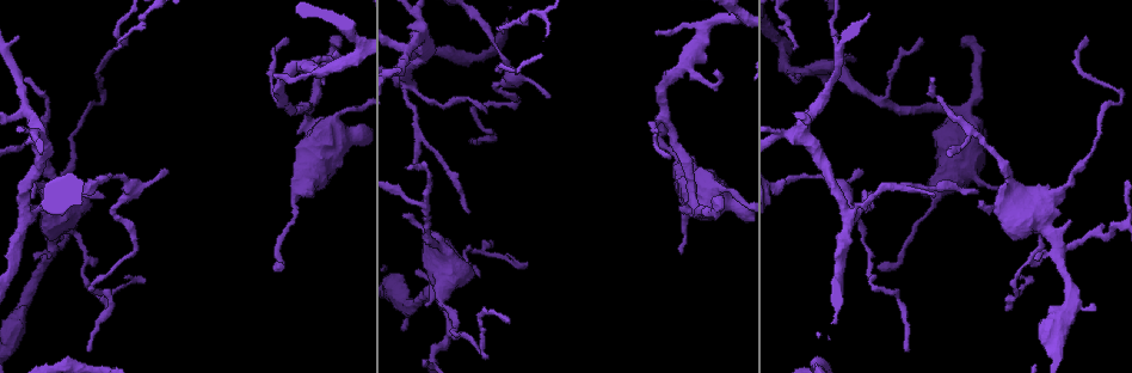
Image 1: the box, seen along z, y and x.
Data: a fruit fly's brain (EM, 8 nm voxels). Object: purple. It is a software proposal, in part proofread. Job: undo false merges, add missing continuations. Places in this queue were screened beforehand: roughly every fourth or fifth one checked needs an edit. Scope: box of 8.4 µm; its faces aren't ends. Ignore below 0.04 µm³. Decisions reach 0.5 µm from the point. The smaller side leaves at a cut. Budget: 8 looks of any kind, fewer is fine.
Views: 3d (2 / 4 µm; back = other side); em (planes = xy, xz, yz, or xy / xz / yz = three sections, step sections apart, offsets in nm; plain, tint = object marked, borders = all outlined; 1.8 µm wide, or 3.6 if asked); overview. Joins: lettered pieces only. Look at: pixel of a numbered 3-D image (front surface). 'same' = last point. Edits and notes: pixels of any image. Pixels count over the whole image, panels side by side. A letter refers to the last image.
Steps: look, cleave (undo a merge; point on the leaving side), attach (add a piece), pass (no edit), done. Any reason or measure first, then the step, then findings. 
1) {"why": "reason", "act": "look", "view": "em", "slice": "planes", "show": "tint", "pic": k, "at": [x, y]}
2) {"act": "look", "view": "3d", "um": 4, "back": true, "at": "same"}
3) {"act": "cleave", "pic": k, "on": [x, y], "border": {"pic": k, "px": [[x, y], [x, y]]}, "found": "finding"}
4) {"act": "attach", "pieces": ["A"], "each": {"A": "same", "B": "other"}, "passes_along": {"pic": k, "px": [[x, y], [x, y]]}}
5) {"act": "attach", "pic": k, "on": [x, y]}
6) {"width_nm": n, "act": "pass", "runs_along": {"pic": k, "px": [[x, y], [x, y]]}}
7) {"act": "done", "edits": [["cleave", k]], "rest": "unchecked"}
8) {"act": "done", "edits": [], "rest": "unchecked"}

{"why": "branch stops here", "act": "look", "view": "3d", "um": 2, "pic": 1, "at": [1006, 308]}

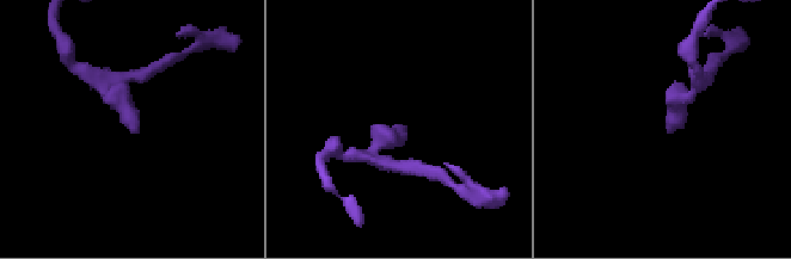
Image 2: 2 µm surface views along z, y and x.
{"act": "look", "view": "em", "um": 3.6, "slice": "yz", "step": 4, "show": "tint", "pic": 2, "at": [400, 129]}

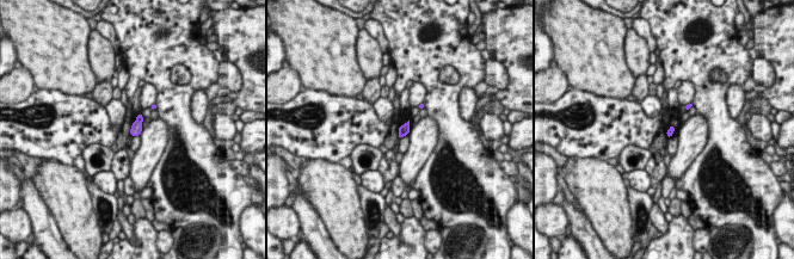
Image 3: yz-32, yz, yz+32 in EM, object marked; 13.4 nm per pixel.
{"why": "cut it another way", "act": "look", "view": "em", "um": 3.6, "slice": "planes", "show": "borders", "at": "same"}

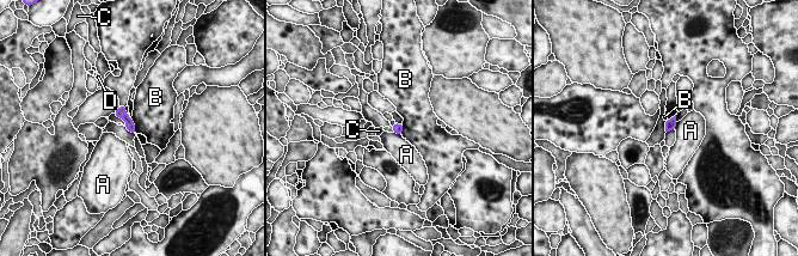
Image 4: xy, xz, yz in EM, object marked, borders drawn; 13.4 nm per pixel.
{"longest_contact_nm": ["B", 200], "act": "pass", "each": {"A": "other", "B": "other", "C": "other", "D": "other"}, "found": "no lettered piece goes on from it"}

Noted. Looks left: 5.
{"why": "branch stops here", "act": "look", "view": "em", "slice": "planes", "show": "borders", "pic": 1, "at": [404, 331]}

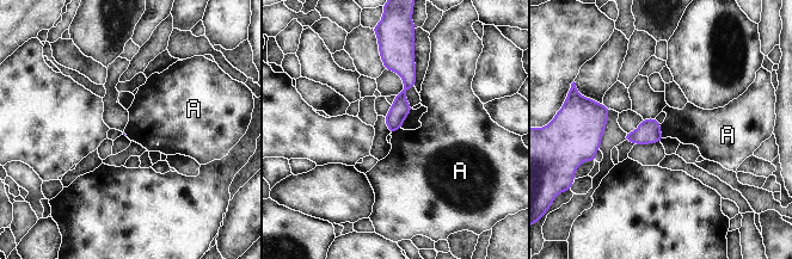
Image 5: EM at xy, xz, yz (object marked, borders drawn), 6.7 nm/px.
{"act": "pass", "each": {"A": "other"}, "border": {"pic": 5, "px": [[660, 124], [660, 131], [663, 137]]}, "found": "no lettered piece goes on from it"}

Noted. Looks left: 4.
{"why": "two arms at a narrow angle", "act": "look", "view": "3d", "um": 2, "pic": 1, "at": [42, 136]}

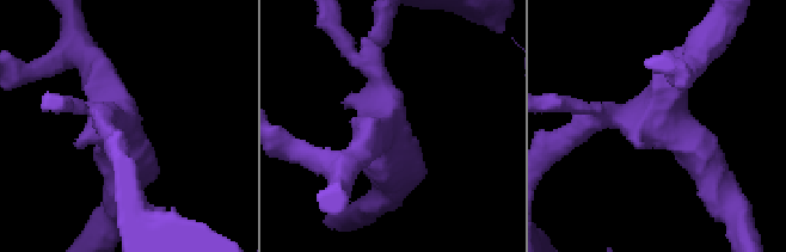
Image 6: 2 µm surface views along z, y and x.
{"arms": 4, "act": "look", "view": "em", "slice": "yz", "step": 4, "show": "tint", "pic": 6, "at": [385, 125]}

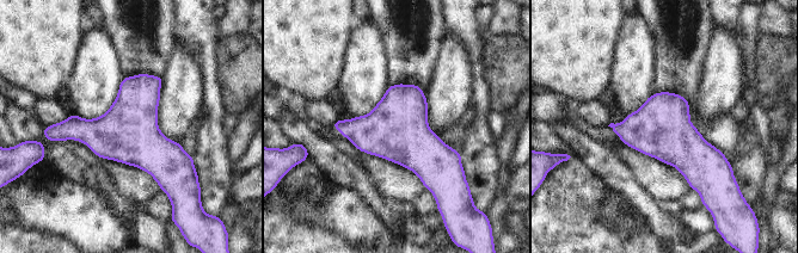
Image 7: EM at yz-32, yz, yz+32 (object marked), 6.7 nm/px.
{"act": "look", "view": "em", "slice": "planes", "show": "borders", "at": "same"}

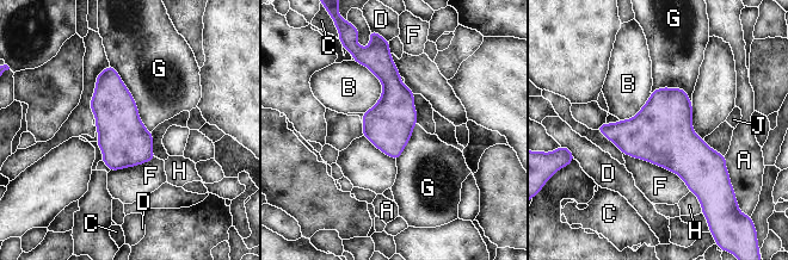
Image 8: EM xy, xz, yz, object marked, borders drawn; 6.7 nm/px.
{"act": "pass", "each": {"A": "other", "B": "other", "C": "other", "D": "other", "F": "other", "G": "other", "H": "other", "J": "other"}, "found": "one neuron here"}

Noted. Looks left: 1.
{"why": "tapers out", "act": "look", "view": "em", "slice": "planes", "show": "borders", "pic": 1, "at": [279, 267]}

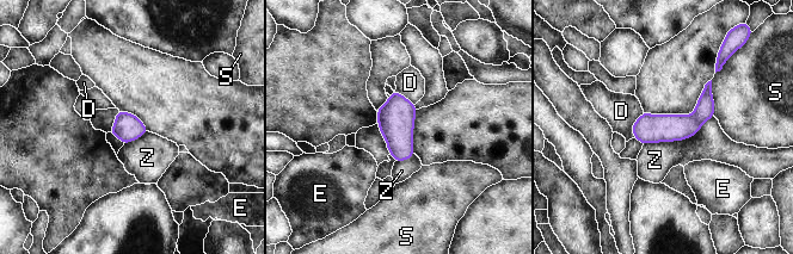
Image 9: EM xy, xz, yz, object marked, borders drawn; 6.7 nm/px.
{"width_nm": 190, "act": "pass", "each": {"D": "other", "E": "other", "S": "other", "Z": "other"}, "runs_along": {"pic": 9, "px": [[708, 86], [687, 125], [635, 132]]}, "found": "none of them fits"}

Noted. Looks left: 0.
{"act": "done", "edits": [], "rest": "unchecked"}

